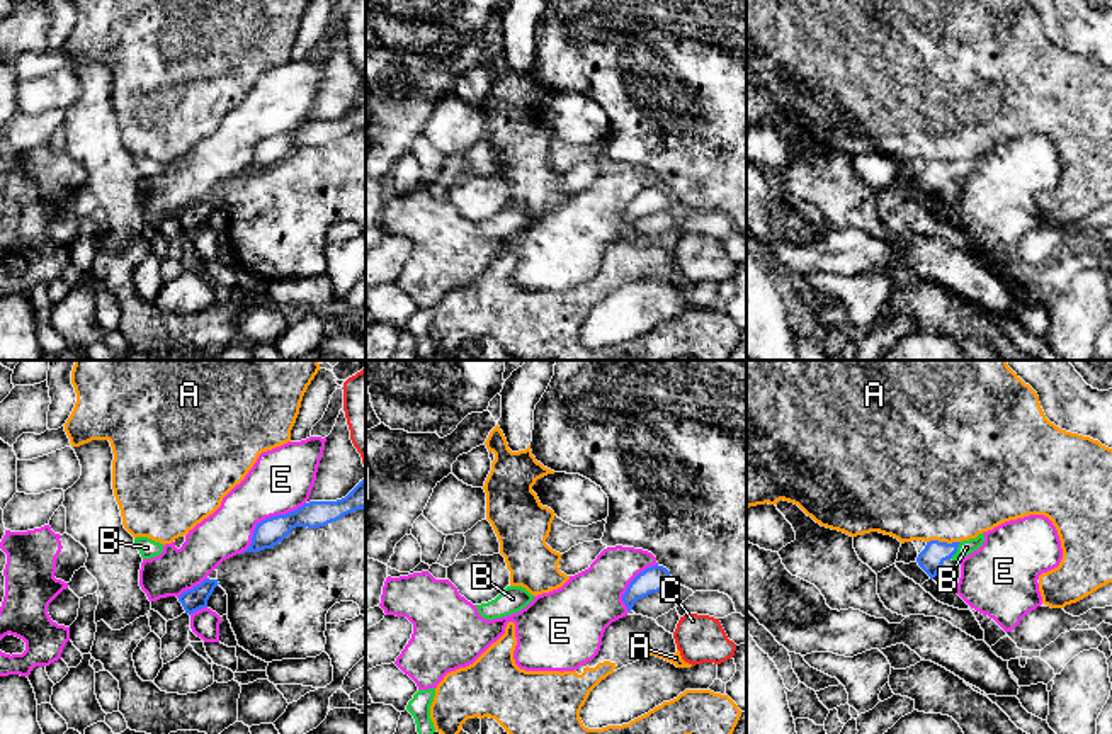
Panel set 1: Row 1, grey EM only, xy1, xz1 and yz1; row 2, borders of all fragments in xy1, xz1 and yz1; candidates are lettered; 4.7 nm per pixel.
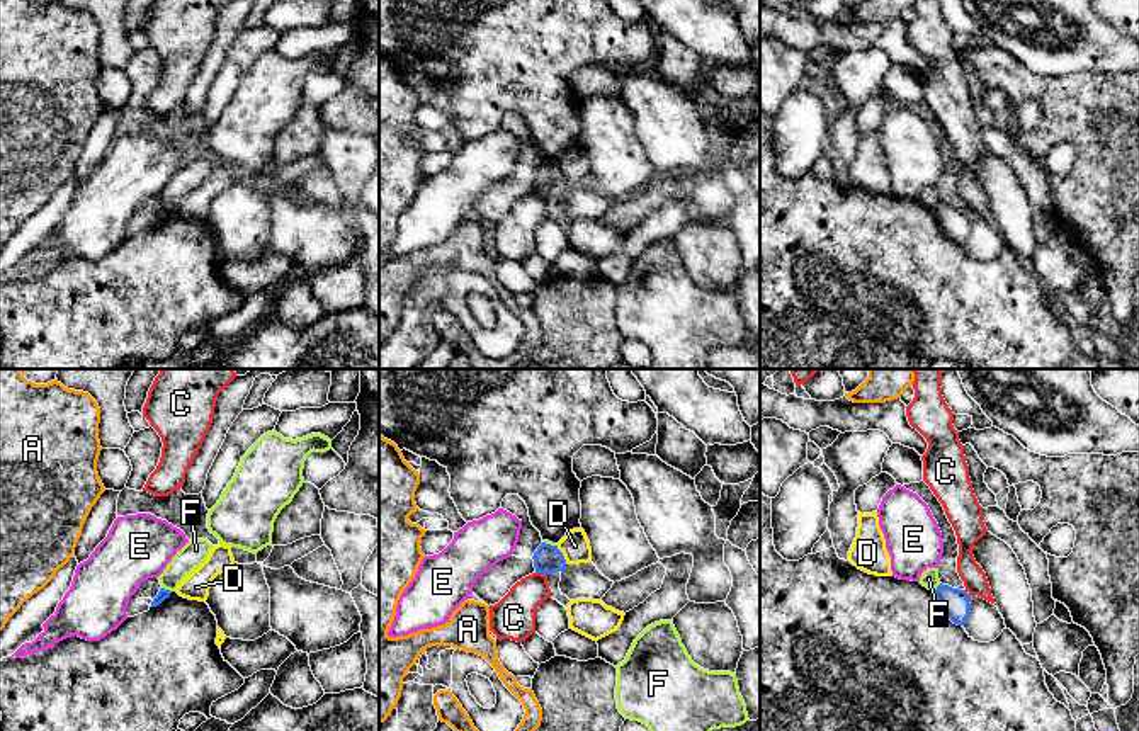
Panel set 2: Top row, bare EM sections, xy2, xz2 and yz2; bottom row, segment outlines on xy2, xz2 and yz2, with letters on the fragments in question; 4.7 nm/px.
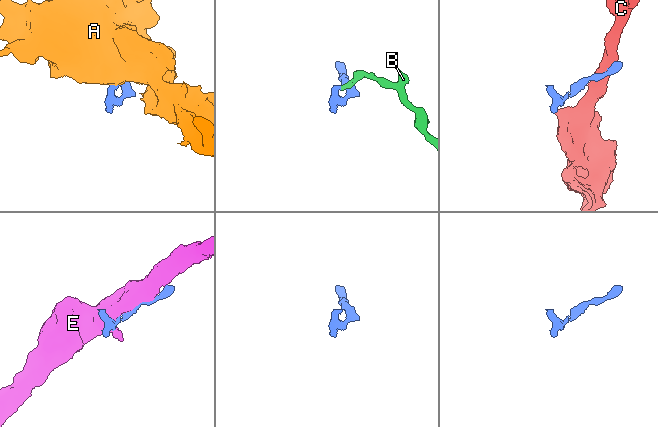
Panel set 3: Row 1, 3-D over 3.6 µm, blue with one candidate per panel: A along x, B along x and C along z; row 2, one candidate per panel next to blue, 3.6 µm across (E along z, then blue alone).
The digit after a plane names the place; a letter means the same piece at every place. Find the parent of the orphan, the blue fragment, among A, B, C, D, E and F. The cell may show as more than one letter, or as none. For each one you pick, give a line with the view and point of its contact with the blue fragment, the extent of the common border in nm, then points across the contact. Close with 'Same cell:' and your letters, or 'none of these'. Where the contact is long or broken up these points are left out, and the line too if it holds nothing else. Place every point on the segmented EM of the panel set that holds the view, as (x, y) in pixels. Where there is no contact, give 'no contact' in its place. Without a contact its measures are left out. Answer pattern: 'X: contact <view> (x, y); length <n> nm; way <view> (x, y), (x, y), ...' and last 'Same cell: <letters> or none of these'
B: contact yz1 (956, 551); length 90 nm; way yz1 (930, 559), (939, 551), (956, 551), (966, 547)
Same cell: B

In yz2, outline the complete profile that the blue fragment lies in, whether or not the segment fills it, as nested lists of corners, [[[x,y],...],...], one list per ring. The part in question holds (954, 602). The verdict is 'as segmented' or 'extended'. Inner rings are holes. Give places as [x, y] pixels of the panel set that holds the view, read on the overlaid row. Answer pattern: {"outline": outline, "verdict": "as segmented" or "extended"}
{"outline": [[[942,583],[937,586],[933,593],[942,612],[954,624],[964,626],[971,610],[969,593],[966,590],[952,588]]], "verdict": "as segmented"}

